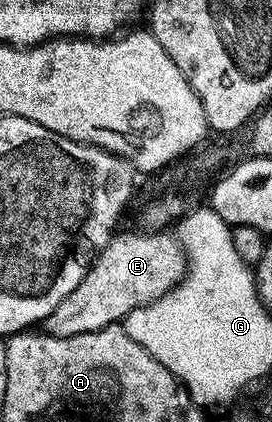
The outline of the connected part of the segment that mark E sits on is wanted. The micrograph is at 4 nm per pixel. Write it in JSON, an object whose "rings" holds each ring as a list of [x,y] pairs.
{"rings":[[[118,233],[109,241],[109,247],[98,256],[93,267],[85,273],[83,284],[55,308],[53,315],[43,323],[44,333],[55,338],[83,336],[124,323],[131,312],[147,308],[178,286],[187,273],[187,256],[182,249],[165,250],[165,234]]]}

